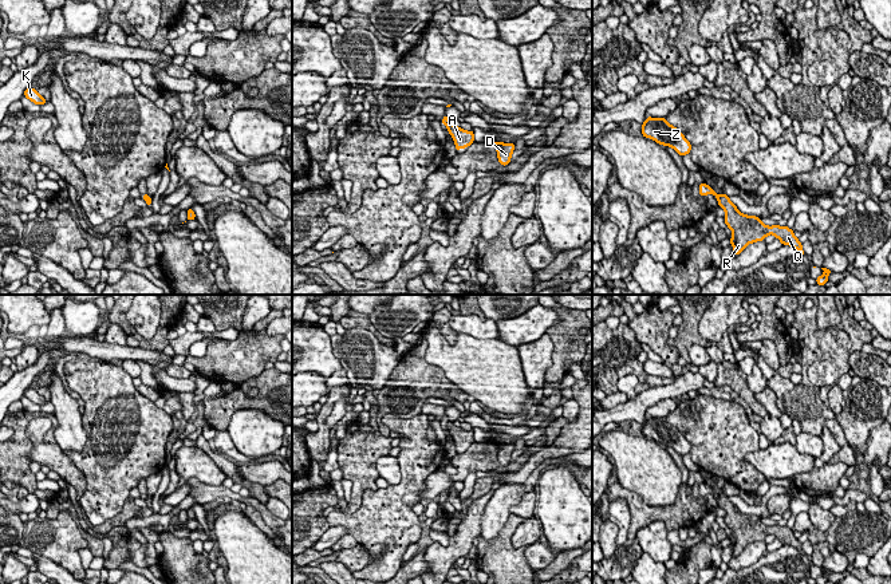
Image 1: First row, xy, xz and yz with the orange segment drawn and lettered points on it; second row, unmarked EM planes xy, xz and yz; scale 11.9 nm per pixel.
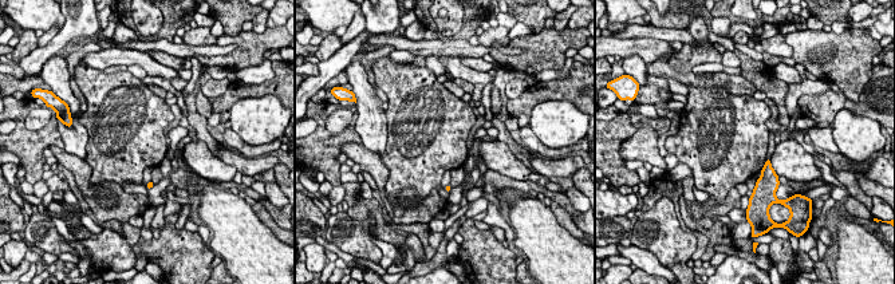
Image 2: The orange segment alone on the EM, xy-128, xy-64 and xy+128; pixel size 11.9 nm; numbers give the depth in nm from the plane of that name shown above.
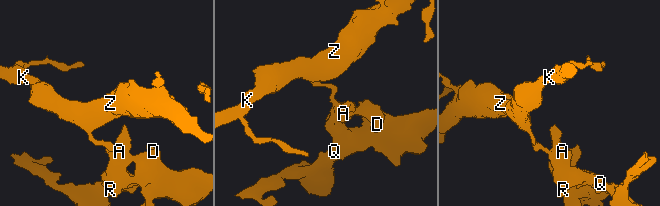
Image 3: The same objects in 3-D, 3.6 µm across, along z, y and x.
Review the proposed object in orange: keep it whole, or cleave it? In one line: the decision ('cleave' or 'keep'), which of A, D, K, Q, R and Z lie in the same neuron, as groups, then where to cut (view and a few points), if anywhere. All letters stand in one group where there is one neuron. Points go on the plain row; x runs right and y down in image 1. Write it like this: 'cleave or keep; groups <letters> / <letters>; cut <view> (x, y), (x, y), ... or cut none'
cleave; groups A D Q R / K Z; cut yz (720, 494), (718, 498)

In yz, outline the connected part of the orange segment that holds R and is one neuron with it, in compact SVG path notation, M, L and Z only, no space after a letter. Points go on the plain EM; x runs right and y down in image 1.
M719 494L718 506L725 510L725 524L733 532L730 538L733 556L738 556L748 544L765 540L768 534L774 534L782 545L791 545L804 555L803 544L788 526L766 526L757 516L740 513L726 494Z

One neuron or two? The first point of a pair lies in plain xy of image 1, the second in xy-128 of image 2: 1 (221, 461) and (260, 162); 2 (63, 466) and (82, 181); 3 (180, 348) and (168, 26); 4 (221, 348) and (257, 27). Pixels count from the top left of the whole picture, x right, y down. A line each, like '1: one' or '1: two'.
1: two
2: one
3: two
4: two

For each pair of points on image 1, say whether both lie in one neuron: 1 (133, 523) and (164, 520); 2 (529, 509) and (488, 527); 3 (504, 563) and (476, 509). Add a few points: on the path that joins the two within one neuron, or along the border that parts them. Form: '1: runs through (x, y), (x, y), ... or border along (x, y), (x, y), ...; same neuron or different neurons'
1: runs through (141, 523), (156, 520); same neuron
2: border along (532, 490), (527, 492), (509, 509), (509, 513); different neurons
3: border along (480, 533), (476, 537); different neurons

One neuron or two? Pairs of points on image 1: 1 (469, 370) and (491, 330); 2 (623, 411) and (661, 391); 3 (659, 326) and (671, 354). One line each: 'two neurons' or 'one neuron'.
1: two neurons
2: one neuron
3: one neuron

